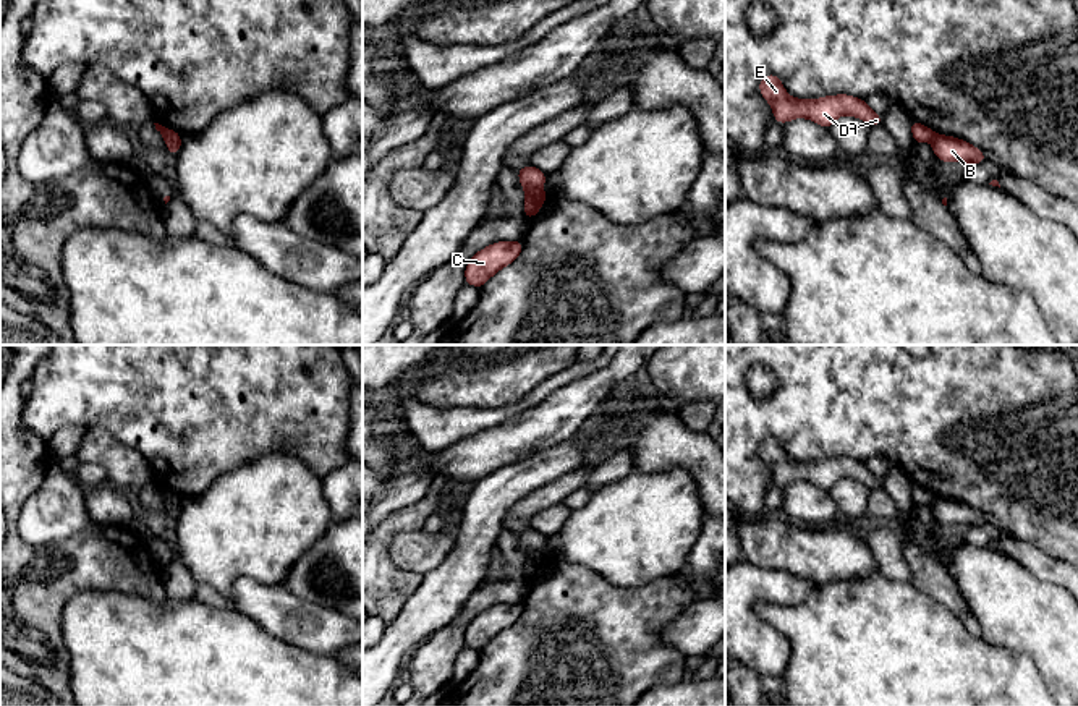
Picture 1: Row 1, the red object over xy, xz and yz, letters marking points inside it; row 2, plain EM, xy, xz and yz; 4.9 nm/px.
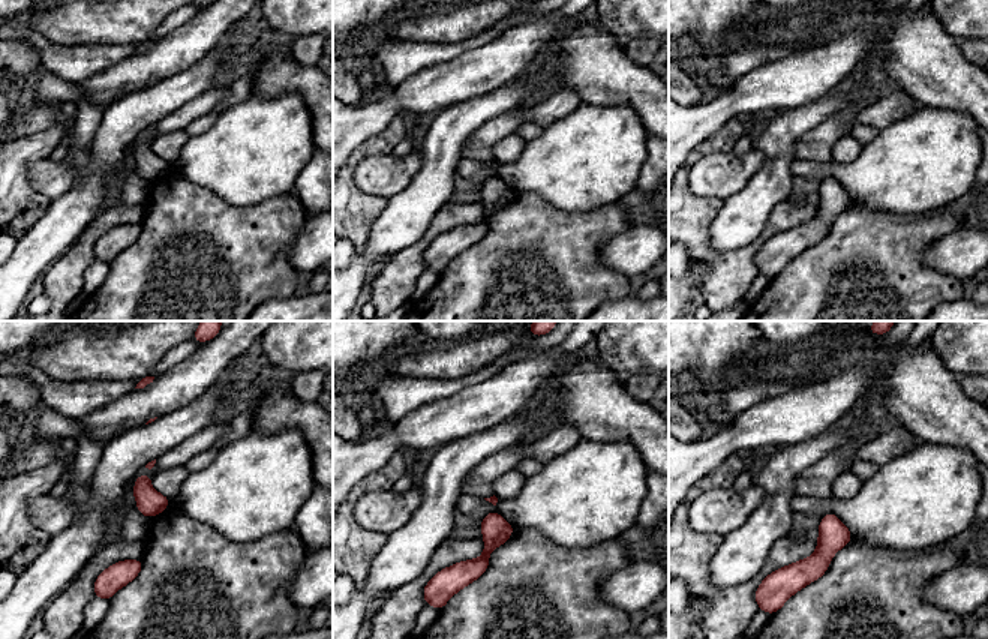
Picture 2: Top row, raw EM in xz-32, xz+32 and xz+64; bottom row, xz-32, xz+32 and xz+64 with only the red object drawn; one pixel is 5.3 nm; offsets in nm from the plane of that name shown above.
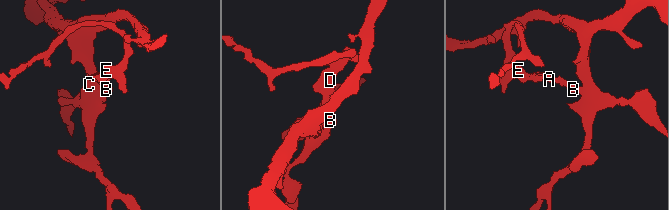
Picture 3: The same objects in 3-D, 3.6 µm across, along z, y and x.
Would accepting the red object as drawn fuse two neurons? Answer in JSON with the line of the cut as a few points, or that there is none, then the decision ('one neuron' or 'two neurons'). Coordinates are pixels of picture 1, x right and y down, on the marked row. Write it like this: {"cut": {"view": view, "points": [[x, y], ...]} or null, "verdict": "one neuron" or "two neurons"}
{"cut": {"view": "xz", "points": [[541, 190], [526, 193]]}, "verdict": "two neurons"}

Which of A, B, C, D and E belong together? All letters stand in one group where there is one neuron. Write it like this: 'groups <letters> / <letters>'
groups A D E / B C

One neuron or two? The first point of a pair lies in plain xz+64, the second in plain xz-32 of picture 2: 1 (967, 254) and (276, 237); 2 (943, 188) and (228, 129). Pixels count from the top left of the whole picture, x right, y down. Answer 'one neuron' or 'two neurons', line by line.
1: two neurons
2: one neuron

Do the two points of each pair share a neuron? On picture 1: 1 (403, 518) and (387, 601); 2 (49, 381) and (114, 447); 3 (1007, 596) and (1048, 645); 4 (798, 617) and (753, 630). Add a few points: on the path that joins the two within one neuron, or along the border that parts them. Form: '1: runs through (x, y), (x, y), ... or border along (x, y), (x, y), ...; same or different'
1: runs through (382, 538), (381, 580); same
2: border along (84, 429), (102, 428), (128, 446); different
3: runs through (1018, 608), (1044, 633); same
4: border along (756, 601), (755, 611), (789, 640), (789, 659); different

